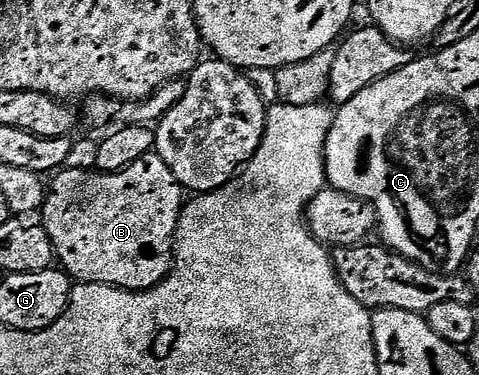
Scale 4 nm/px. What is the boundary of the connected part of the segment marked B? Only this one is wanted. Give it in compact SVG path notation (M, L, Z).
M149 153L141 157L138 161L134 161L128 167L124 167L121 171L98 171L95 169L89 169L89 171L68 170L61 170L55 176L57 179L53 183L50 183L44 196L44 205L42 208L42 216L44 215L42 226L46 229L46 233L50 237L52 250L55 258L58 260L59 266L73 280L81 283L109 283L111 287L124 287L128 291L146 291L165 279L168 272L172 270L174 248L176 245L176 226L180 220L181 210L186 202L186 188L178 181L178 177L174 177L174 173L170 173L170 165L166 165L166 161L162 161L160 155Z

